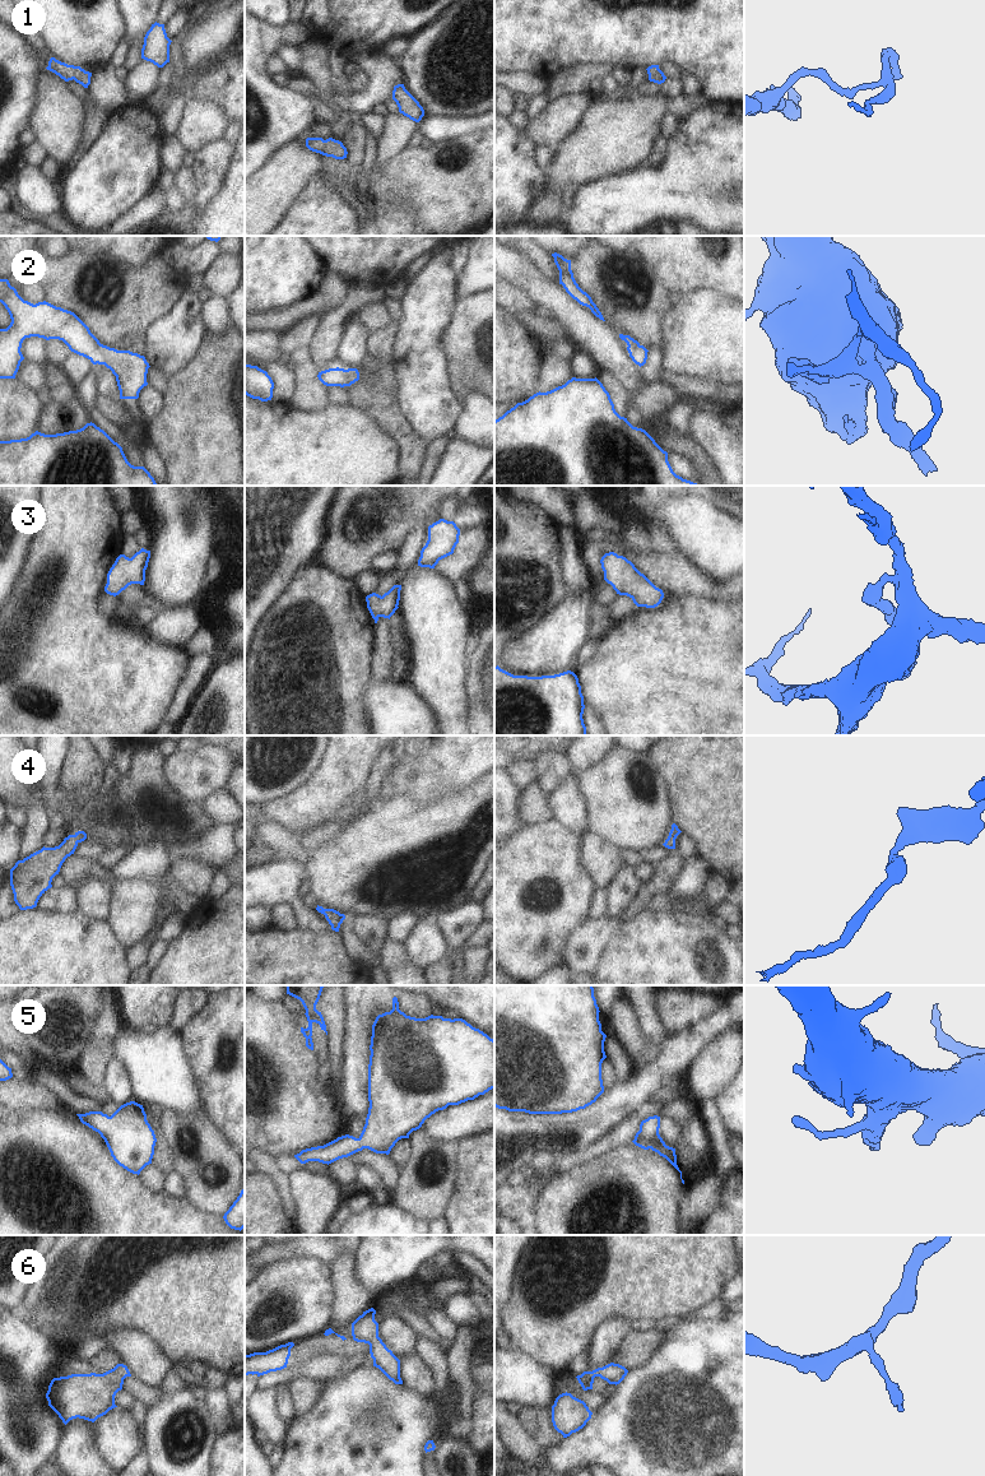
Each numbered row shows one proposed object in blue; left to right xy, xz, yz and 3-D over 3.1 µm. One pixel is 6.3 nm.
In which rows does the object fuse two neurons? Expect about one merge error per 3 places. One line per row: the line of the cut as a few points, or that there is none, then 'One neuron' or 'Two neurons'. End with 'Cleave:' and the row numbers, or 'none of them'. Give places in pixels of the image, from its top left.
1: No split. One neuron
2: No split. One neuron
3: No split. One neuron
4: No split. One neuron
5: No split. One neuron
6: No split. One neuron
Cleave: none of them

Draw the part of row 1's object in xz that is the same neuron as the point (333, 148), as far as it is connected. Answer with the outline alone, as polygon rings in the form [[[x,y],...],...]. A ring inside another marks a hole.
[[[307,138],[306,147],[316,153],[320,153],[326,157],[333,157],[335,159],[347,158],[347,148],[342,141],[329,138],[324,140],[322,138]]]

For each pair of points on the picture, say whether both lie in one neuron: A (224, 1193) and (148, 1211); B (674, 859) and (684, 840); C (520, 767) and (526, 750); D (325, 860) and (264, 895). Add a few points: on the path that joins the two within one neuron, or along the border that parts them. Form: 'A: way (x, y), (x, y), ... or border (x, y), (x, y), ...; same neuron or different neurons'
A: border (185, 1197), (200, 1211), (217, 1215); different neurons
B: border (674, 852), (684, 860); different neurons
C: border (532, 762), (515, 761), (507, 765); different neurons
D: border (302, 864), (303, 882); different neurons

